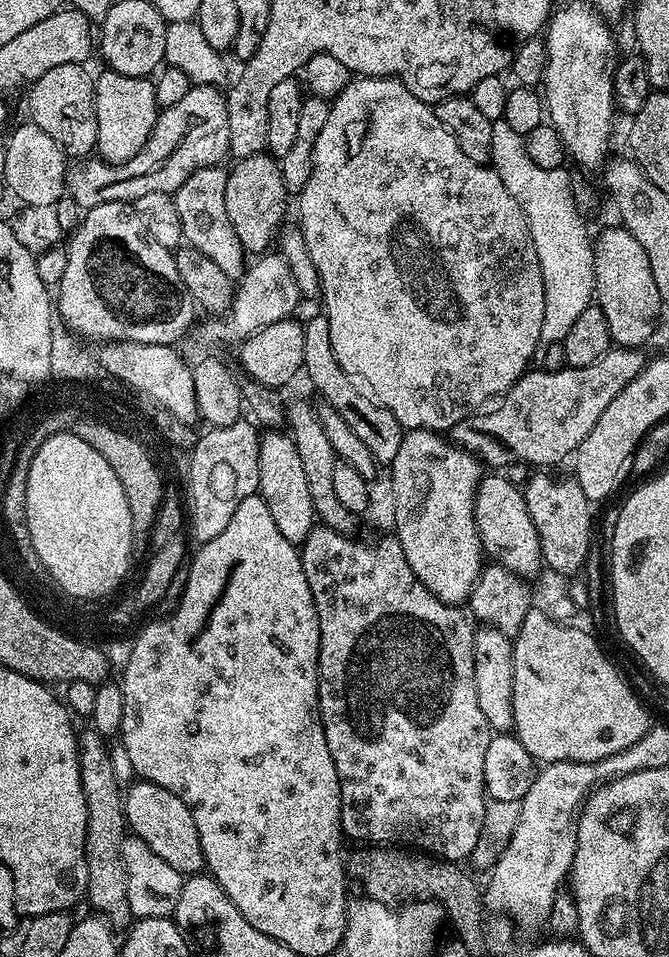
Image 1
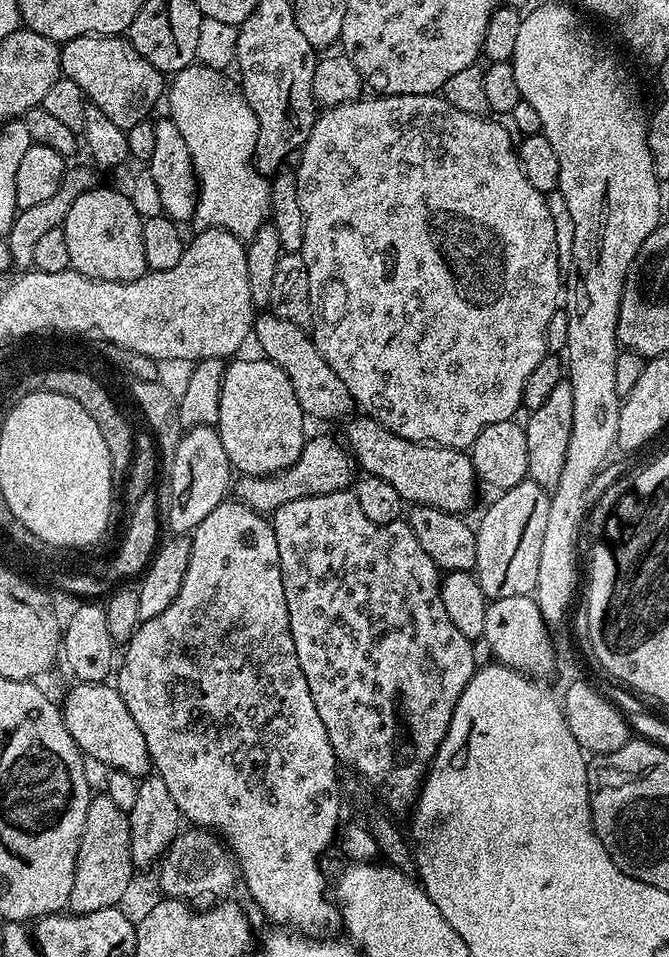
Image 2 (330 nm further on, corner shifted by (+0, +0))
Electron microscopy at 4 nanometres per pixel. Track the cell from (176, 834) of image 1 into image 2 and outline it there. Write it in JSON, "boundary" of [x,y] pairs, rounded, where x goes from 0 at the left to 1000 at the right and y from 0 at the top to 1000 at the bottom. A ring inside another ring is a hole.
{"boundary":[[[109,714],[102,728],[93,731],[96,758],[105,763],[105,771],[133,795],[145,794],[157,798],[157,804],[179,804],[188,809],[214,813],[229,806],[227,793],[218,784],[218,771],[212,771],[212,763],[206,763],[206,754],[188,742],[188,734],[182,734],[178,718],[166,714],[121,715]]]}

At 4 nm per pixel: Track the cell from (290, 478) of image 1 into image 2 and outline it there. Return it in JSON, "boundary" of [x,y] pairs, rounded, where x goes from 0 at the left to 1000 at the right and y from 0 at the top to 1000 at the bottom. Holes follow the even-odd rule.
{"boundary":[[[393,374],[359,375],[348,375],[335,387],[326,450],[342,483],[354,494],[408,497],[445,483],[457,459],[457,436],[451,424],[445,424],[433,395],[414,380]]]}

